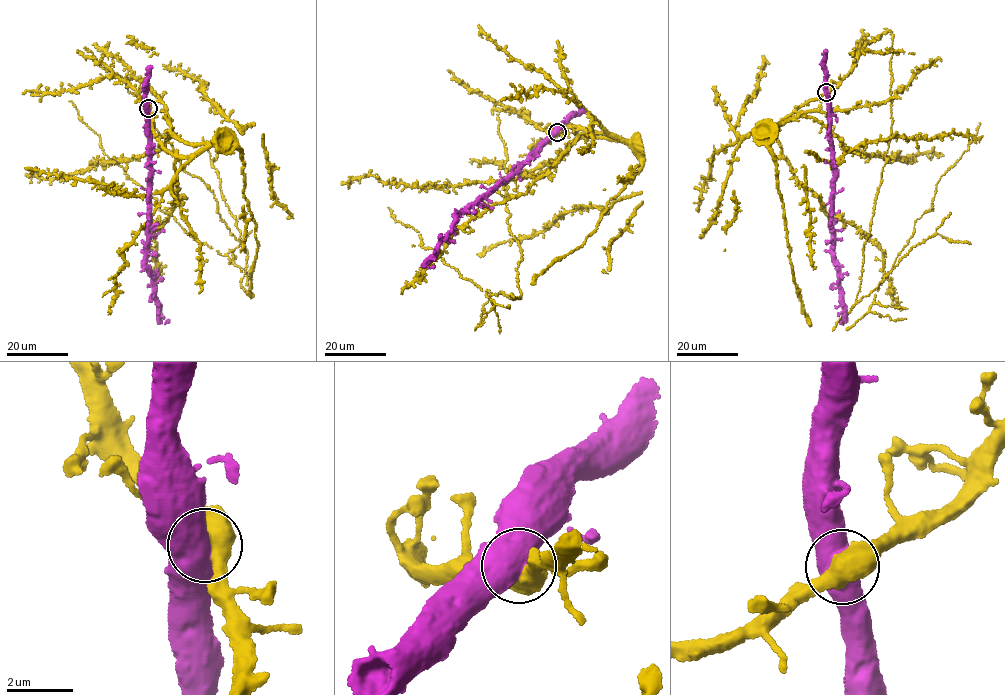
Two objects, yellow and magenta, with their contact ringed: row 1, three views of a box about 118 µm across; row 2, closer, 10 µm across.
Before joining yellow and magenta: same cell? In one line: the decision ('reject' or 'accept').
reject

